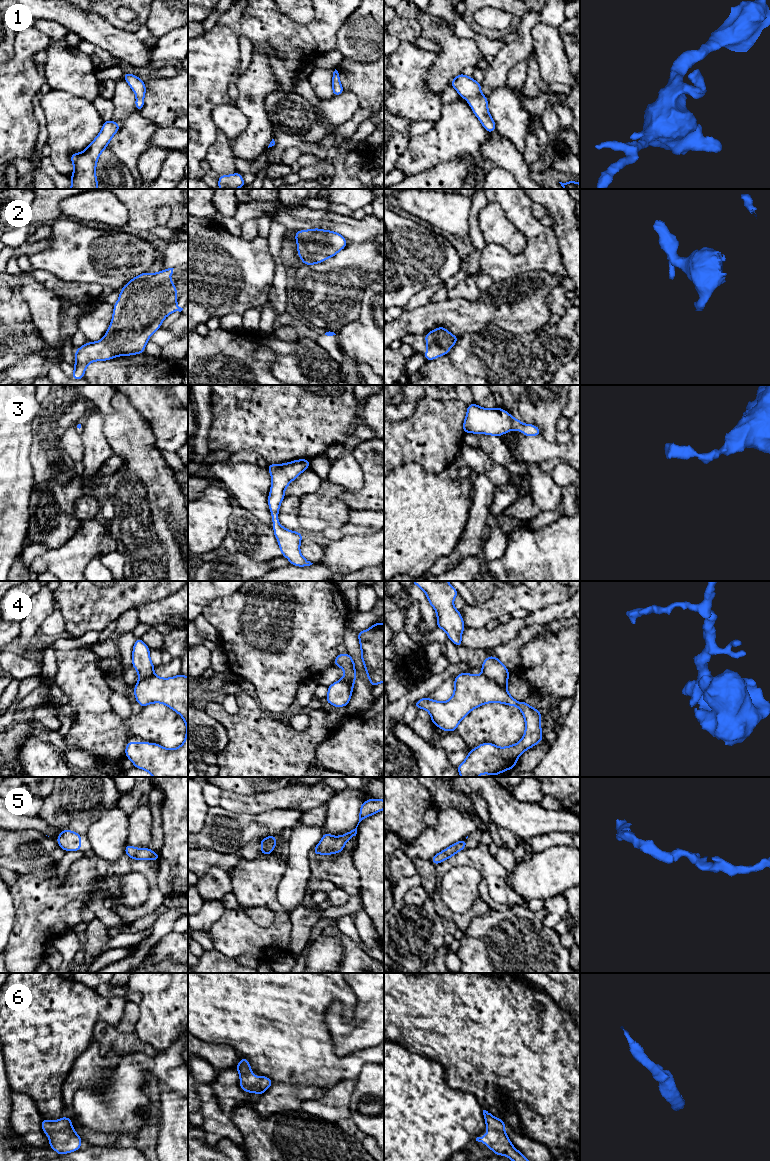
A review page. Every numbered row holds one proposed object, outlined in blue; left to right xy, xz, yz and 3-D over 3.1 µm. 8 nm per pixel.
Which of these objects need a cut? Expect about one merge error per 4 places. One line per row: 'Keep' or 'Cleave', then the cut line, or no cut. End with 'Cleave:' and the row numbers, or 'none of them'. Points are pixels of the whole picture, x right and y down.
1: Keep. No split
2: Keep. No split
3: Keep. No split
4: Cleave. Split along yz (482, 673), (506, 689)
5: Keep. No split
6: Keep. No split
Cleave: 4

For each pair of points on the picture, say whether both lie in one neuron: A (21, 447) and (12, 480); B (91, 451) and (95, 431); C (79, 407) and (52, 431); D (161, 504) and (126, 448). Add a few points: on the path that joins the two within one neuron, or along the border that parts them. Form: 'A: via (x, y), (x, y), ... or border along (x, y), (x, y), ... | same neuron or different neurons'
A: via (13, 455), (12, 472) | same neuron
B: via (94, 446), (94, 436) | same neuron
C: via (72, 411), (59, 424) | same neuron
D: via (153, 490), (144, 479), (143, 465), (140, 462) | same neuron

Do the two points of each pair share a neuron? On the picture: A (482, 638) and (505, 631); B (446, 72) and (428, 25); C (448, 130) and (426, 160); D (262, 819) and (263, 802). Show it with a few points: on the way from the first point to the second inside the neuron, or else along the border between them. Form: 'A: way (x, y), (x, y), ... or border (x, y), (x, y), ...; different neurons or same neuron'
A: way (488, 638), (499, 636); same neuron
B: way (446, 60), (446, 43), (440, 37); same neuron
C: way (443, 137), (427, 153); same neuron
D: border (285, 807), (266, 810), (256, 816); different neurons

